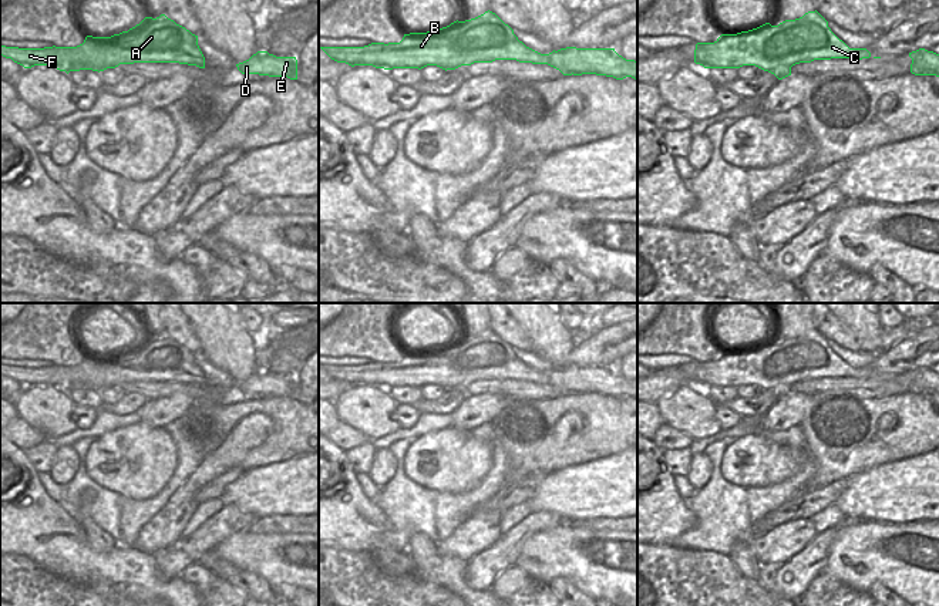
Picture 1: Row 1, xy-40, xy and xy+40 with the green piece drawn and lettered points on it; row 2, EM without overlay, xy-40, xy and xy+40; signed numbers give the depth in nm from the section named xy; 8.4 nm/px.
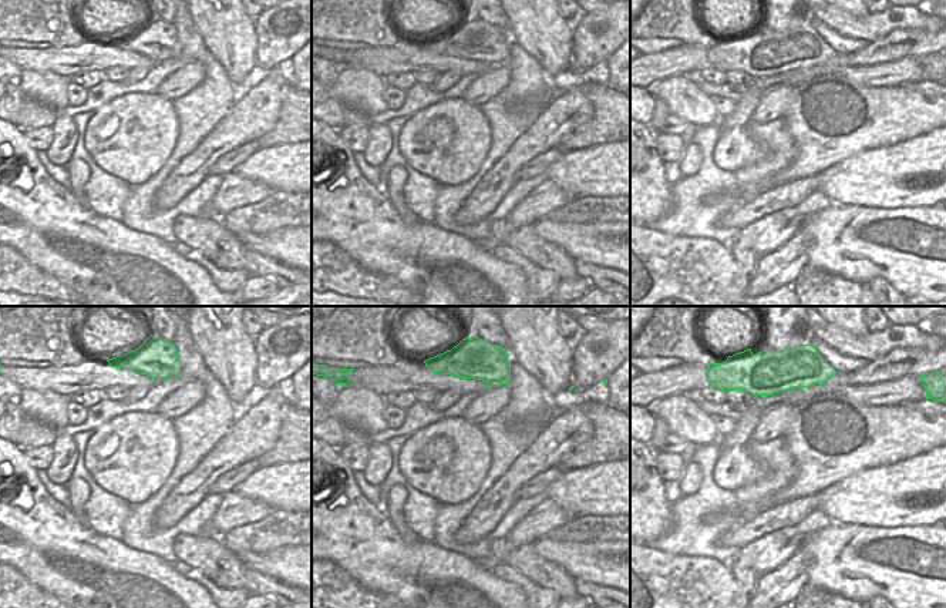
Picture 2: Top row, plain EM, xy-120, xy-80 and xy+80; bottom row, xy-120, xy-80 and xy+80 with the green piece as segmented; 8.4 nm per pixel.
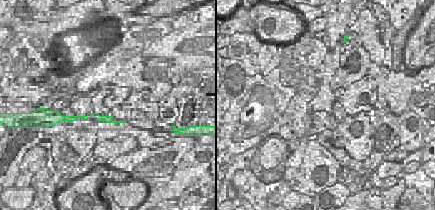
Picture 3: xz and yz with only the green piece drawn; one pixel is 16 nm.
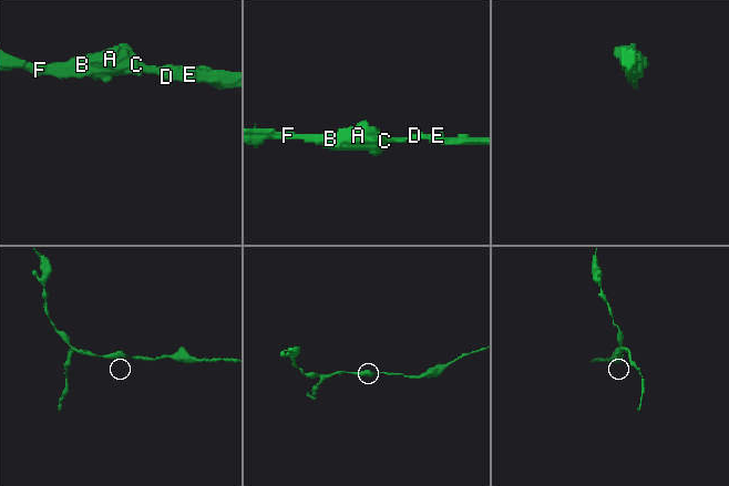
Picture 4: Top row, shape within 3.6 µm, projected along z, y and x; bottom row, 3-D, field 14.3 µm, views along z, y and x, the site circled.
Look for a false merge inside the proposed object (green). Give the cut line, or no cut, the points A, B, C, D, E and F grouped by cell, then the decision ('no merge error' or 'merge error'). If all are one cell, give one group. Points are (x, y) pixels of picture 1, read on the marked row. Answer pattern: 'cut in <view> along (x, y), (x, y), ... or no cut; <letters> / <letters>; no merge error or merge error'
no cut; A B C D E F; no merge error

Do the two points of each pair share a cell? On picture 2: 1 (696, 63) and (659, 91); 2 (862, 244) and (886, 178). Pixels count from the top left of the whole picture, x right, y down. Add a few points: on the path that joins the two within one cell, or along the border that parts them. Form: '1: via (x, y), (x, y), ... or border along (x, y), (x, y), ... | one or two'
1: border along (686, 74), (665, 77), (650, 86) | two
2: border along (844, 204), (881, 208), (911, 207) | two

